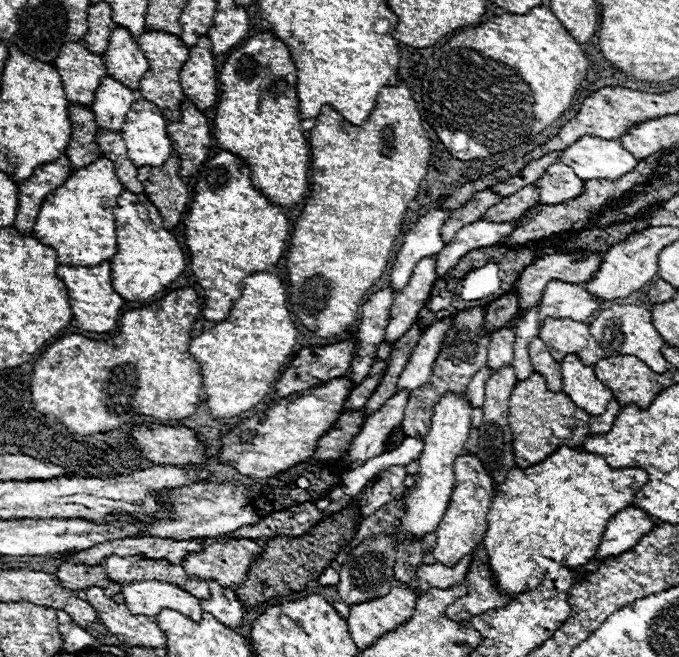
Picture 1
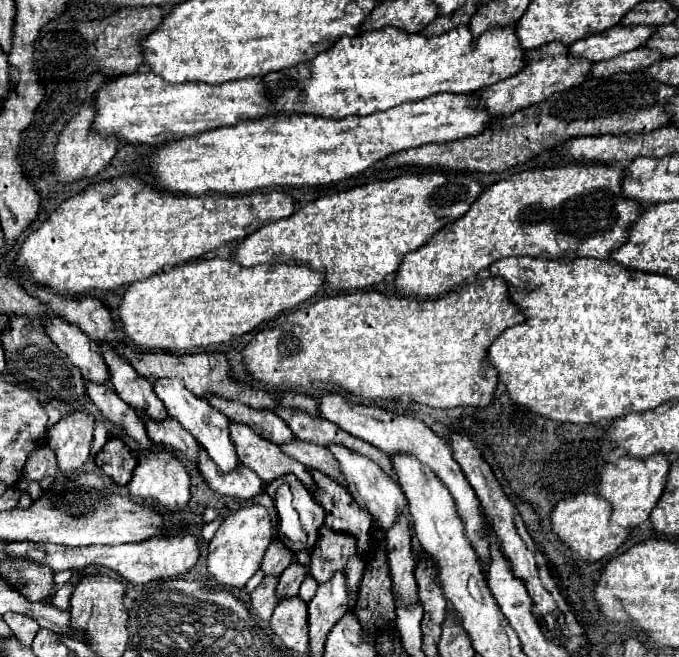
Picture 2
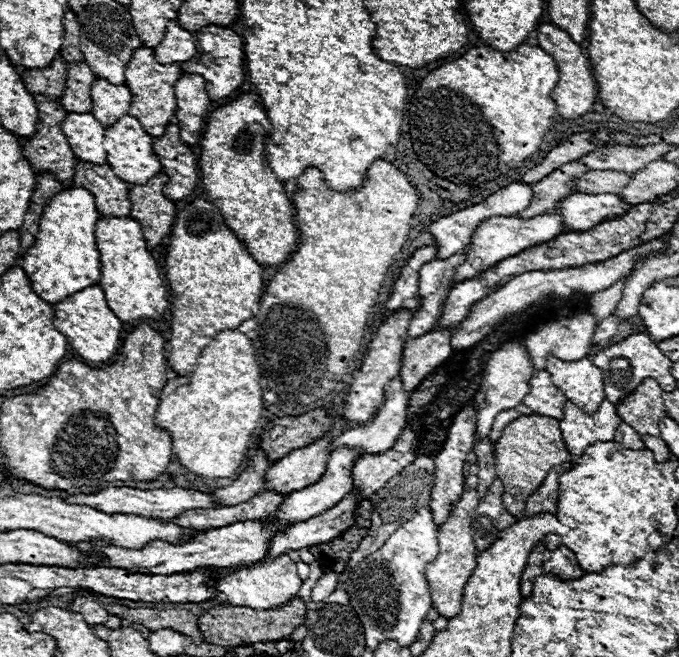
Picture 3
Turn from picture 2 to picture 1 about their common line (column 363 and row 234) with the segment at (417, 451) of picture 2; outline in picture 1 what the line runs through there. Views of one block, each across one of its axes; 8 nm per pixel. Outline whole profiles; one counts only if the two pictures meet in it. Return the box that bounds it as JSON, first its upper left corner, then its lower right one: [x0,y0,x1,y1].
[390,210,450,290]

